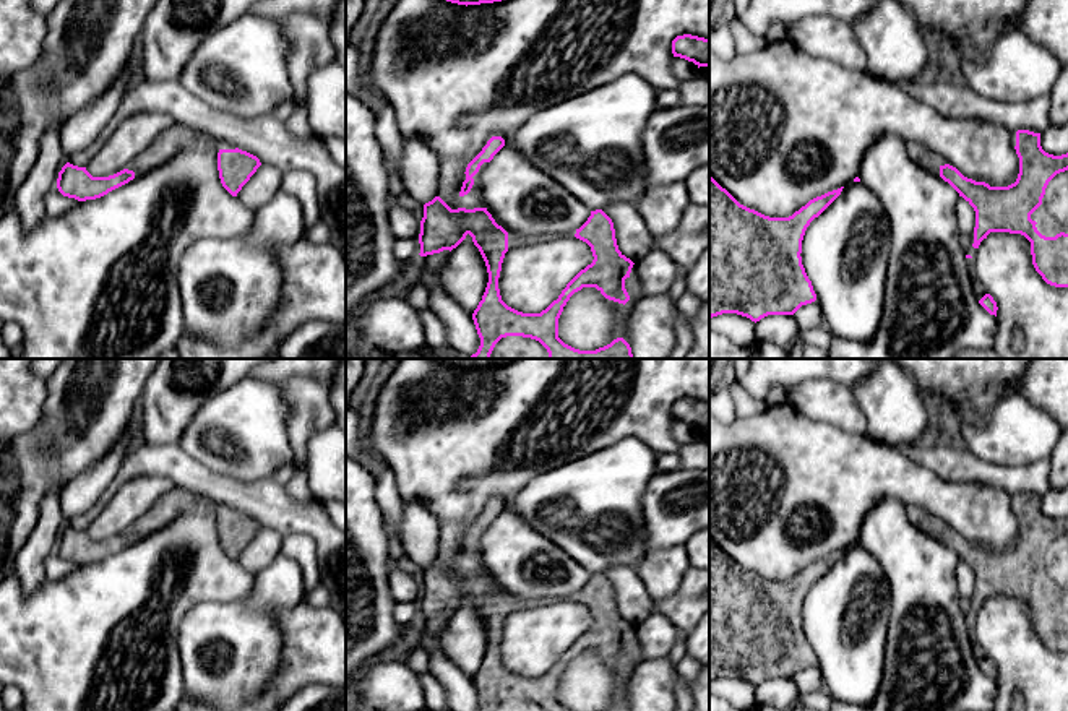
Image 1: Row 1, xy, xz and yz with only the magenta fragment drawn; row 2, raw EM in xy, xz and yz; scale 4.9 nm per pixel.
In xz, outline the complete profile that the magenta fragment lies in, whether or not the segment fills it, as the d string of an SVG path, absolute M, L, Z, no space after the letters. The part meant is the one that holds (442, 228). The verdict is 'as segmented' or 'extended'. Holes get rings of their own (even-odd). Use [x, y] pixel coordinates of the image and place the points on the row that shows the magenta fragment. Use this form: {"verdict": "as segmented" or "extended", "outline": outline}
{"verdict": "extended", "outline": "M492 136L482 151L466 167L456 208L451 209L440 196L435 196L432 201L424 205L424 218L420 221L420 256L440 253L443 250L451 252L469 234L485 261L489 282L482 300L472 313L472 320L480 338L480 346L477 352L471 356L471 359L490 359L495 344L506 336L523 336L539 341L547 349L549 359L633 359L631 347L623 336L596 351L575 349L558 338L558 318L563 307L570 297L583 287L596 287L605 299L623 305L630 299L640 300L644 297L636 266L618 250L614 222L602 209L591 211L588 221L579 229L571 232L573 237L586 242L591 247L594 260L566 284L557 300L553 300L540 313L523 313L508 307L502 300L498 278L505 253L518 247L528 247L555 239L553 234L519 235L505 231L487 211L482 198L480 174L503 146L505 140L502 136Z"}

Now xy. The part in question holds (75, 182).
{"verdict": "extended", "outline": "M175 123L166 128L148 149L138 154L123 170L109 177L93 177L86 167L67 162L58 172L57 188L63 196L78 201L96 200L130 180L167 162L192 144L195 130Z"}

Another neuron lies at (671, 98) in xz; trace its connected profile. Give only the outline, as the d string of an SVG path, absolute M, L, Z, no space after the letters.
M675 89L659 91L657 109L665 110L678 106L682 106L678 91Z

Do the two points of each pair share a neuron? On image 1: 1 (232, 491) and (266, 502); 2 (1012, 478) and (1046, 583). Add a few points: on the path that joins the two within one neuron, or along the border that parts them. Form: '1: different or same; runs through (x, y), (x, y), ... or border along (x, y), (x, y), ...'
1: same; runs through (241, 495), (258, 500)
2: different; border along (1039, 495), (1015, 494), (1012, 497)

